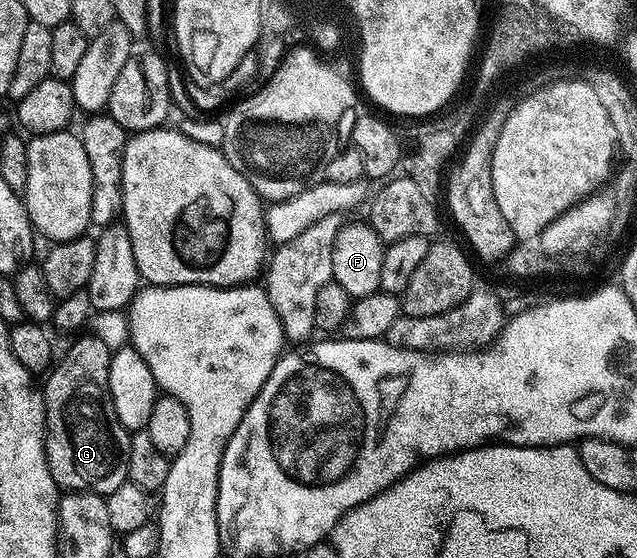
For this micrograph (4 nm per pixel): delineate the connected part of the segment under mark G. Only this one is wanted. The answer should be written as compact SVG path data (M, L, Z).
M94 333L86 334L78 336L80 339L64 353L63 360L61 355L46 376L47 384L42 384L41 387L47 414L47 464L49 473L53 473L53 481L60 489L68 492L94 491L95 494L106 497L122 483L128 482L131 435L121 425L121 421L117 421L109 393L109 365L113 352Z

